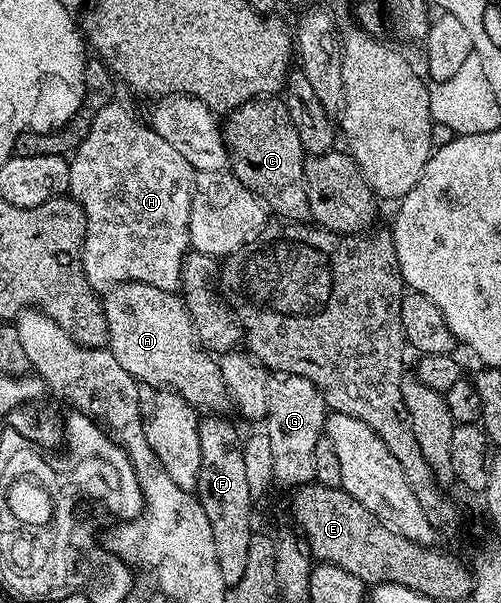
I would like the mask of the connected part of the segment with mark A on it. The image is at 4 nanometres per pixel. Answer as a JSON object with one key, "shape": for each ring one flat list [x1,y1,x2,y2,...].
{"shape":[[125,281,105,290,102,306,108,319,110,354,135,381,151,389,168,389,172,393,179,393,196,411,222,411,228,405,226,384,220,375,218,362,198,344,190,312,186,309,185,300,177,292,169,293,148,283]]}

